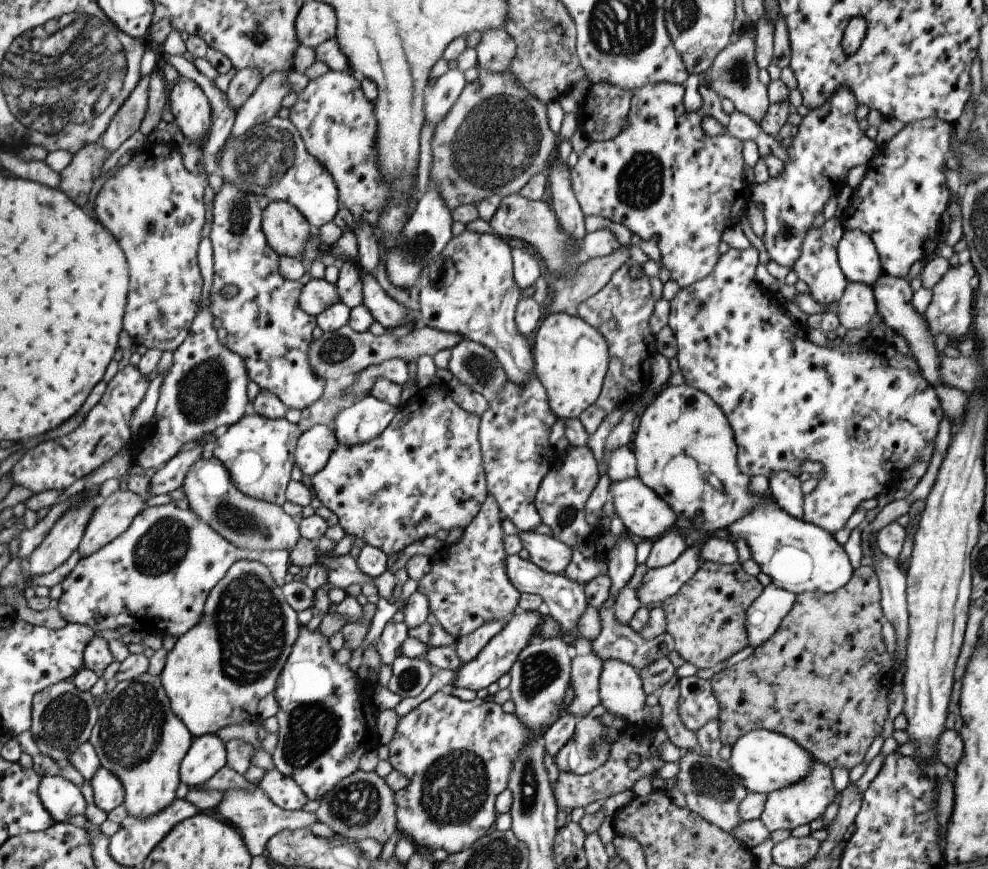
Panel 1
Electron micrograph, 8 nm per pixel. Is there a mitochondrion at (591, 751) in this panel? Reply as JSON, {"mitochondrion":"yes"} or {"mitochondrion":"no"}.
{"mitochondrion":"yes"}

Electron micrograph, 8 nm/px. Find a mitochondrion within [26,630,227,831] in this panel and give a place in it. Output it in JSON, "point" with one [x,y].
{"point":[134,720]}

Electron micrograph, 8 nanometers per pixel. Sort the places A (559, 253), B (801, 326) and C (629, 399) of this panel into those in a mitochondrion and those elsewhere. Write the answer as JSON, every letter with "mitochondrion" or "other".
{"A":"mitochondrion","B":"other","C":"other"}

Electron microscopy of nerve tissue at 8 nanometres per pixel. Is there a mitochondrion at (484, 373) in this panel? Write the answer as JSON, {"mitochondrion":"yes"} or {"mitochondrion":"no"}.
{"mitochondrion":"yes"}

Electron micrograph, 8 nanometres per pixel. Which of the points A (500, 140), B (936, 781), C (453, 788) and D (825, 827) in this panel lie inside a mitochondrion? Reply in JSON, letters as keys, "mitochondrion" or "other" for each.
{"A":"mitochondrion","B":"other","C":"mitochondrion","D":"other"}

